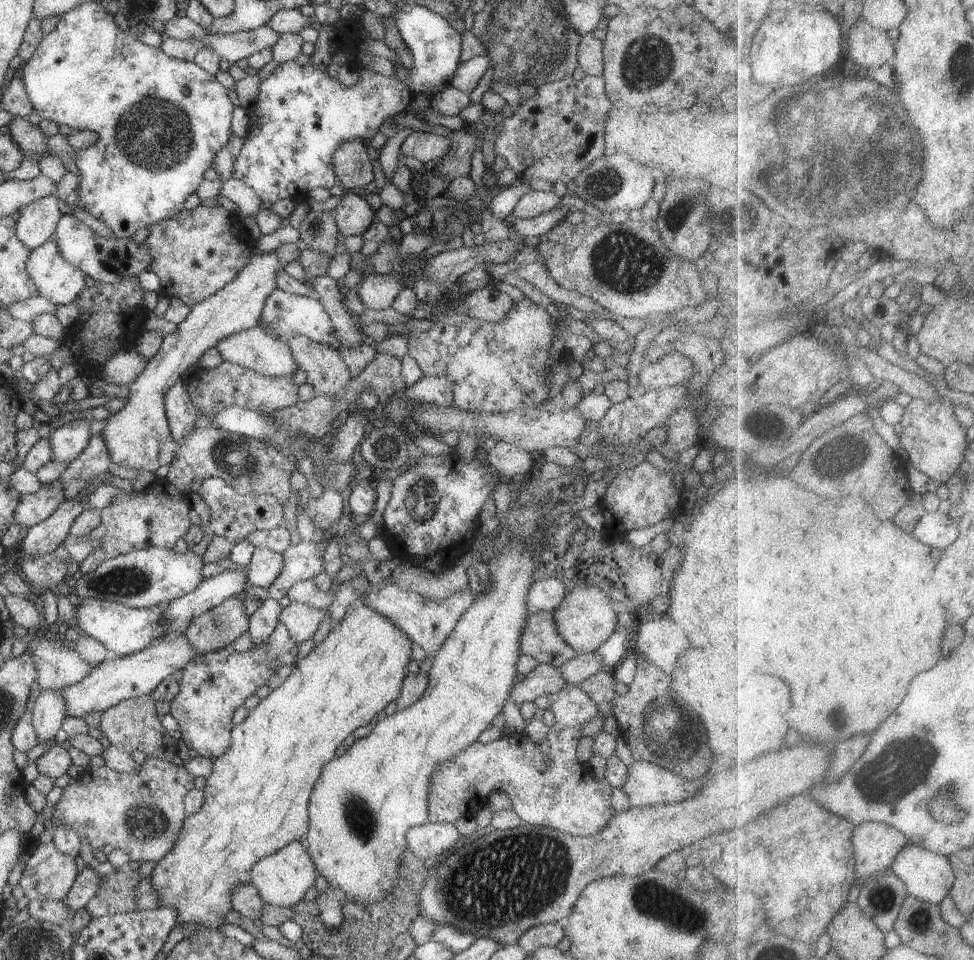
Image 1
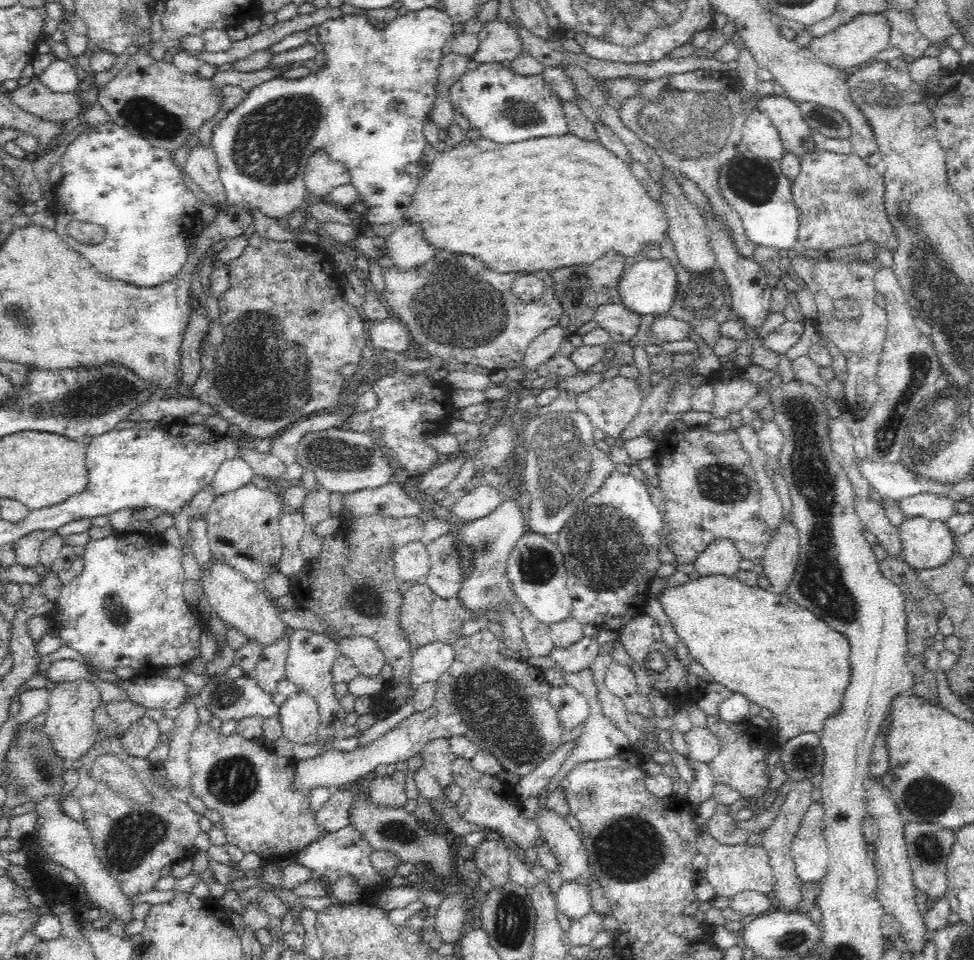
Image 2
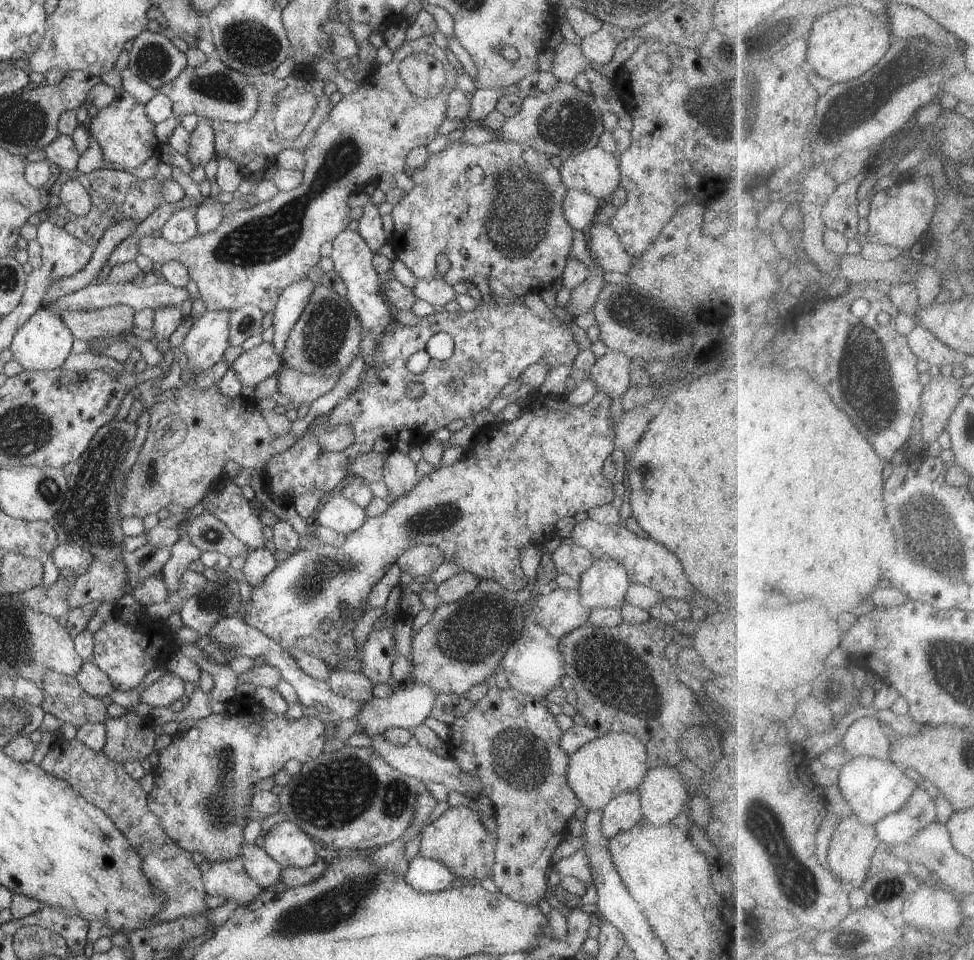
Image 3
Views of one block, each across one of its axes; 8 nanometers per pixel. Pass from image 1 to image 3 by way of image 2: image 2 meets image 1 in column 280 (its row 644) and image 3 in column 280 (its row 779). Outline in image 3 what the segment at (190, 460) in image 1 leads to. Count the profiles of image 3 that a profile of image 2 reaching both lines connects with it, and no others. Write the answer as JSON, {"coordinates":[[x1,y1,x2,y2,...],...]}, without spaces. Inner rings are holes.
{"coordinates":[[308,278,300,280,280,294,274,313,274,340,271,342,276,355,283,356,292,328,298,323,317,284]]}

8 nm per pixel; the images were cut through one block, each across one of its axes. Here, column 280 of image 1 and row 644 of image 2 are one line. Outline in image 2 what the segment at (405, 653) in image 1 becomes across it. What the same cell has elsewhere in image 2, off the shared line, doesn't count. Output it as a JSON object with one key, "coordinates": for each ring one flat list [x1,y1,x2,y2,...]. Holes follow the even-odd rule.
{"coordinates":[[722,574,702,576,697,580,686,582,686,584,675,587,667,587,657,598,662,604,666,616,670,619,672,628,678,634,678,638,690,651,690,658,700,662,712,676,713,682,724,684,733,694,743,694,750,702,758,704,761,708,767,708,777,720,779,729,778,740,788,740,796,735,812,731,820,733,824,728,827,718,834,714,842,704,846,687,850,682,851,664,849,661,850,645,848,639,839,632,832,630,821,618,817,617,811,610,802,608,794,602,787,594,774,594,770,590,762,589,759,586,748,586,738,581,735,577,726,577]]}

